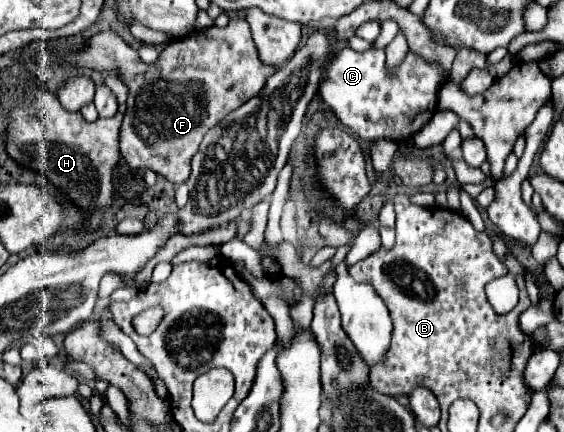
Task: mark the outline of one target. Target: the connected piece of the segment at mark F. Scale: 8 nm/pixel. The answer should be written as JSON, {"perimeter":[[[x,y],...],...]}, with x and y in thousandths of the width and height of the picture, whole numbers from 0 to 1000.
{"perimeter":[[[411,42],[404,60],[369,60],[358,69],[340,74],[326,93],[301,97],[287,120],[280,144],[259,153],[245,144],[241,116],[234,116],[206,74],[188,69],[163,83],[145,116],[135,125],[124,125],[117,134],[96,139],[96,125],[89,116],[71,116],[57,134],[71,157],[89,167],[96,176],[106,167],[106,157],[160,157],[170,167],[206,171],[213,185],[227,199],[227,236],[223,236],[223,264],[213,296],[213,352],[230,389],[266,389],[291,407],[294,417],[319,426],[330,421],[337,407],[337,370],[351,352],[351,338],[362,319],[362,310],[390,287],[408,259],[415,259],[422,245],[429,245],[436,231],[450,227],[472,194],[472,185],[493,167],[493,153],[472,148],[461,139],[454,102],[443,79],[443,60],[436,46]]]}

